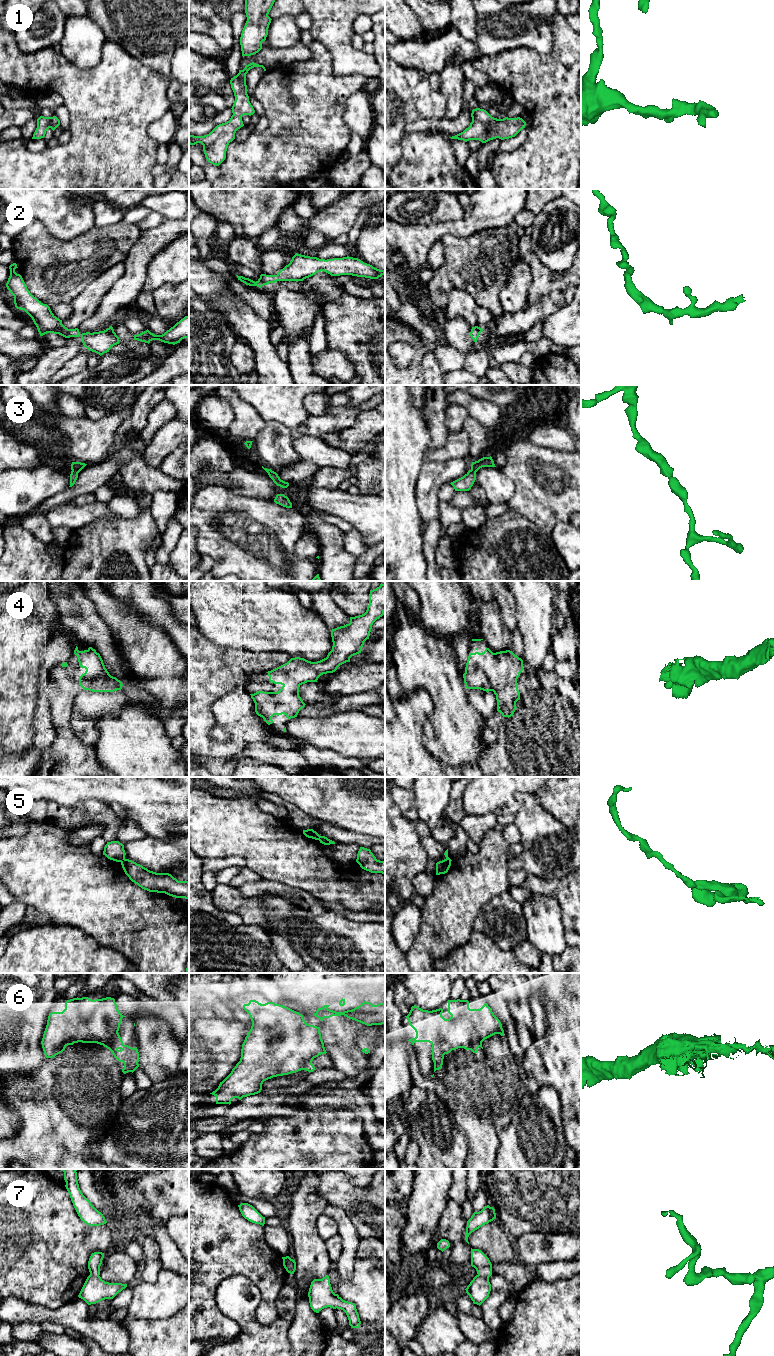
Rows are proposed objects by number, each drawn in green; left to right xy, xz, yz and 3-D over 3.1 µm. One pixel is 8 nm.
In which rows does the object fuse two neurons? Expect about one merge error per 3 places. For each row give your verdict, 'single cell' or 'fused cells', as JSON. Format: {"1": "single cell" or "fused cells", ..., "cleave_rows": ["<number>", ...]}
{"1": "single cell", "2": "single cell", "3": "single cell", "4": "single cell", "5": "fused cells", "6": "single cell", "7": "single cell", "cleave_rows": ["5"]}

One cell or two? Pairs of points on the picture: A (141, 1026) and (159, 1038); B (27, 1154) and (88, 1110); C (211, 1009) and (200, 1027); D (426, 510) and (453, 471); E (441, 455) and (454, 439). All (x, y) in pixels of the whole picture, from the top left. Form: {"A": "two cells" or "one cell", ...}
{"A": "one cell", "B": "one cell", "C": "two cells", "D": "one cell", "E": "one cell"}

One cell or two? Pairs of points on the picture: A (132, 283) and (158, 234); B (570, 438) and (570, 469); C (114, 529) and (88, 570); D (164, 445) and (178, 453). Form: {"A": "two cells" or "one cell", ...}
{"A": "one cell", "B": "two cells", "C": "one cell", "D": "two cells"}

